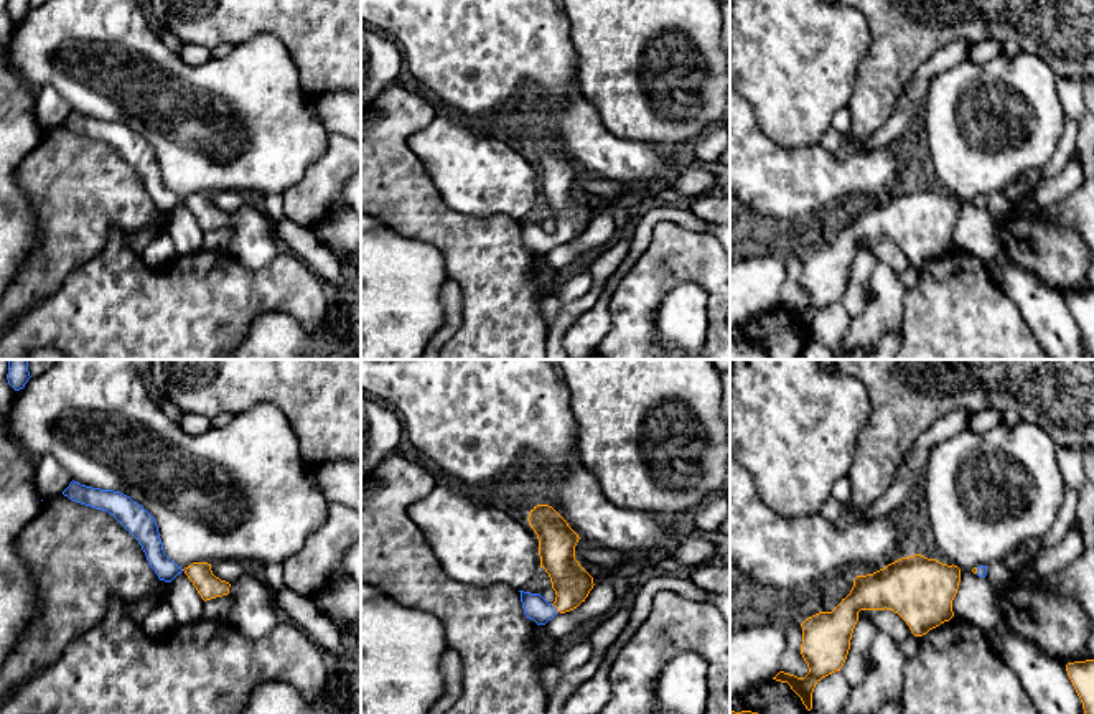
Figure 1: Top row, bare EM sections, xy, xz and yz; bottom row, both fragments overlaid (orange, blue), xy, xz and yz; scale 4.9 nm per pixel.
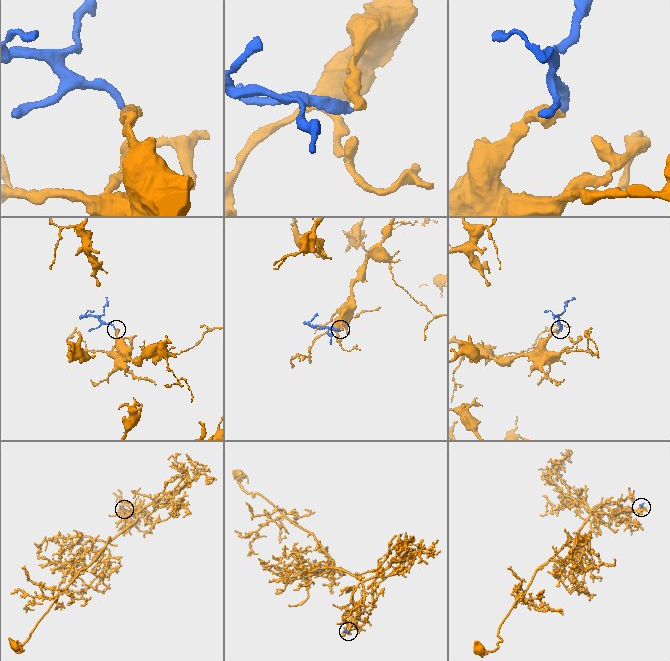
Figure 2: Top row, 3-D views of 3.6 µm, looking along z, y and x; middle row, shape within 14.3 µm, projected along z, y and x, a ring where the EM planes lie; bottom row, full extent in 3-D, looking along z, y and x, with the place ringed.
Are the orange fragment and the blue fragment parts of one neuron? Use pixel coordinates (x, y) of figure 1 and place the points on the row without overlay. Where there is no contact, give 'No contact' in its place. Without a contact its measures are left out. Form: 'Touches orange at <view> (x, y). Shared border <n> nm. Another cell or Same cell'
Touches orange at xz (556, 238). Shared border 60 nm. Same cell

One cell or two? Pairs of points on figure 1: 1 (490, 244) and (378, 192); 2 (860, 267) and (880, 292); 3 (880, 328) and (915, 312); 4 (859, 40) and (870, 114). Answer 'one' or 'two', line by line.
1: one
2: two
3: two
4: two

